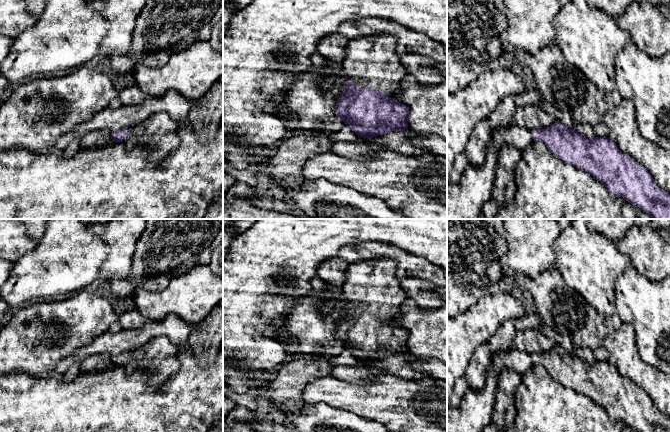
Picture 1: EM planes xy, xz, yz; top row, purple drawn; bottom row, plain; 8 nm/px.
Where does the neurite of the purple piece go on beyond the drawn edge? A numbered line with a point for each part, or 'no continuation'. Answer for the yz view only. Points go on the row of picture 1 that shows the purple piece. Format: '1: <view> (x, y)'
1: yz (465, 200)

